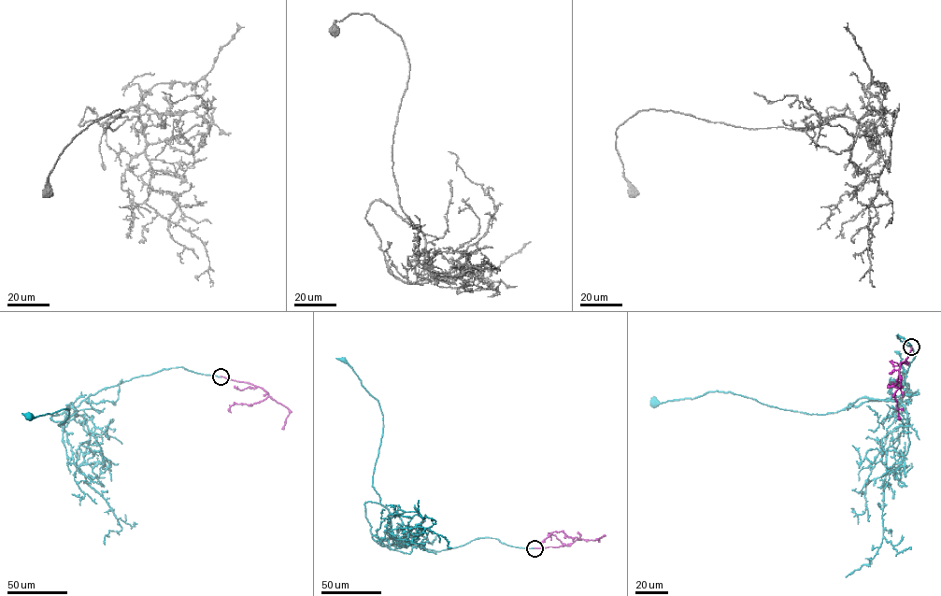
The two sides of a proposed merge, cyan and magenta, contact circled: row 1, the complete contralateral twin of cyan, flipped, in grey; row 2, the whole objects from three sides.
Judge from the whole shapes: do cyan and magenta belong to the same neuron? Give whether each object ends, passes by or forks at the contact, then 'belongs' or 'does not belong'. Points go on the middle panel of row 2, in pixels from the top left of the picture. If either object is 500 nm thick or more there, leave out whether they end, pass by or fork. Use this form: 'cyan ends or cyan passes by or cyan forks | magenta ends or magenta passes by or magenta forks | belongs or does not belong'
cyan ends | magenta ends | belongs

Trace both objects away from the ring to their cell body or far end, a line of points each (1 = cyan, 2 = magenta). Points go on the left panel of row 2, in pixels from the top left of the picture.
1: (220, 376), (181, 367), (162, 369), (91, 395), (67, 418), (78, 416), (59, 426), (69, 409), (29, 416)
2: (220, 376), (249, 382), (268, 393), (264, 399), (250, 404), (235, 403), (230, 407), (231, 412)

